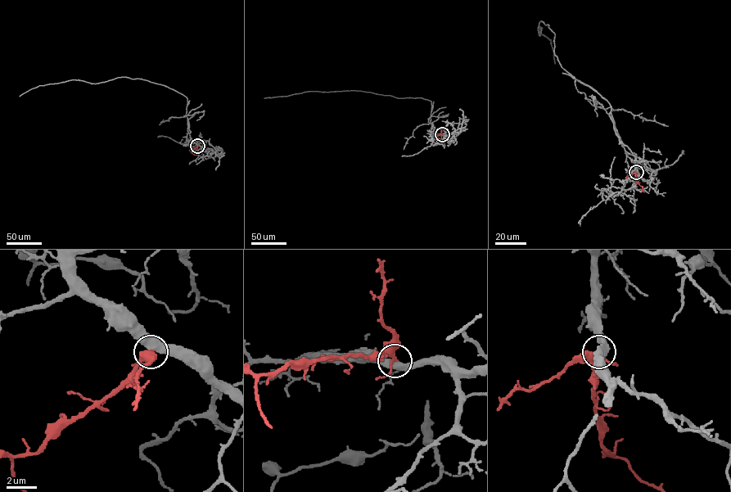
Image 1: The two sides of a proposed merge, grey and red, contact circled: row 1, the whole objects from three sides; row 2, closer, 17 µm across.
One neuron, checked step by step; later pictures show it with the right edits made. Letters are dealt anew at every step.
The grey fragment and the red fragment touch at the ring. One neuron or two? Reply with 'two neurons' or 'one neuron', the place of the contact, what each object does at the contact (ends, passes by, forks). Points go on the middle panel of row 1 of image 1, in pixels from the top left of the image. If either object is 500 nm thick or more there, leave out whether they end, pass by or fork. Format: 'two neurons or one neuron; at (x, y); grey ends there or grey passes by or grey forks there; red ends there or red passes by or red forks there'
one neuron; at (442, 134); grey passes by; red forks there

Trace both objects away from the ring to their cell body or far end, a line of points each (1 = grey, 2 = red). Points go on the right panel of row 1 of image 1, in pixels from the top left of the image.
1: (636, 172), (610, 104), (561, 66), (555, 33), (541, 21), (539, 33), (541, 27), (551, 39), (555, 63)
2: (636, 173), (636, 181), (644, 191)

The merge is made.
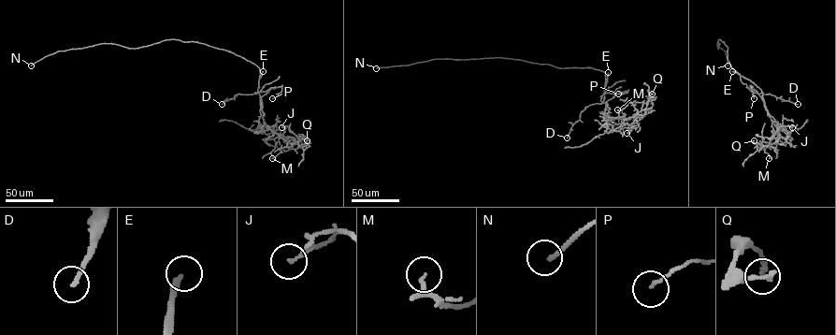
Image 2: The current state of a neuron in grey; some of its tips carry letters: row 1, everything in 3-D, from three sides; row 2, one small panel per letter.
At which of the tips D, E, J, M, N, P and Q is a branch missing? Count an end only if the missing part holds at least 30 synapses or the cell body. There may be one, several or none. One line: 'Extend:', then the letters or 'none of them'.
Extend: E, N

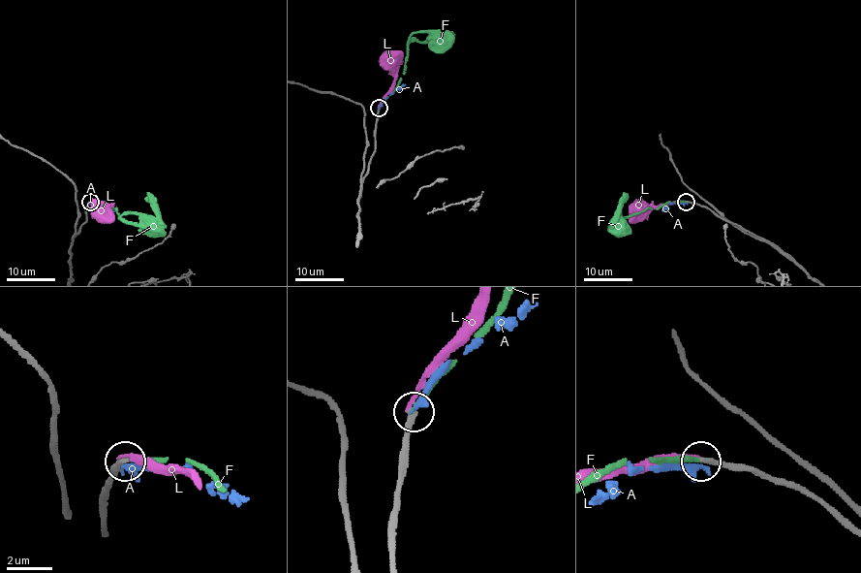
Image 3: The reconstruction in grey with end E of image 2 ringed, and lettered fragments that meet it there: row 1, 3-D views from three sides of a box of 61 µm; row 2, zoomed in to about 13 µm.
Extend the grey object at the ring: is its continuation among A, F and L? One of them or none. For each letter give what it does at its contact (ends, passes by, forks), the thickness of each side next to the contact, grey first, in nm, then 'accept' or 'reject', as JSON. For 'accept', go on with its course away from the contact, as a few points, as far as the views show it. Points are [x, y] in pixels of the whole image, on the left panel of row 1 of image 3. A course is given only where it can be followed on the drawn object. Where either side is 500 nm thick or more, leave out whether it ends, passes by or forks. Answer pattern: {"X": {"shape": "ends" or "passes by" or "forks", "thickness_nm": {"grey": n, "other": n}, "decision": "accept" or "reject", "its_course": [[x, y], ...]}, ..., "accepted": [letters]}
{"A": {"shape": "ends", "thickness_nm": {"grey": 240, "other": 280}, "decision": "reject"}, "F": {"shape": "ends", "thickness_nm": {"grey": 240, "other": 200}, "decision": "accept"}, "L": {"shape": "ends", "thickness_nm": {"grey": 240, "other": 180}, "decision": "reject"}, "accepted": ["F"]}

